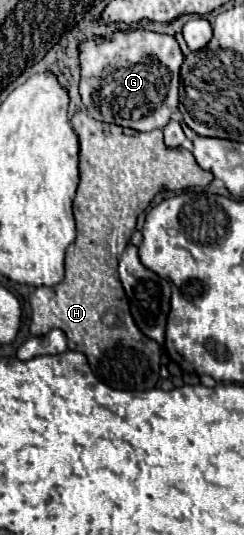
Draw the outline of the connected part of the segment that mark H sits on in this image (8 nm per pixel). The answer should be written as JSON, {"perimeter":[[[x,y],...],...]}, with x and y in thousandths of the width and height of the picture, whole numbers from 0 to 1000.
{"perimeter":[[[352,209],[295,217],[295,236],[328,258],[328,344],[303,370],[311,449],[270,464],[270,516],[246,531],[197,538],[156,535],[123,550],[131,572],[131,628],[180,628],[213,613],[246,613],[279,628],[279,654],[336,658],[385,703],[475,729],[623,729],[648,714],[656,692],[656,647],[598,632],[549,606],[508,538],[484,518],[484,488],[529,456],[557,422],[557,404],[590,396],[615,374],[664,355],[754,355],[779,348],[844,348],[877,329],[811,310],[795,292],[762,277],[689,277],[664,262],[664,243],[557,247],[533,239],[402,228]]]}

